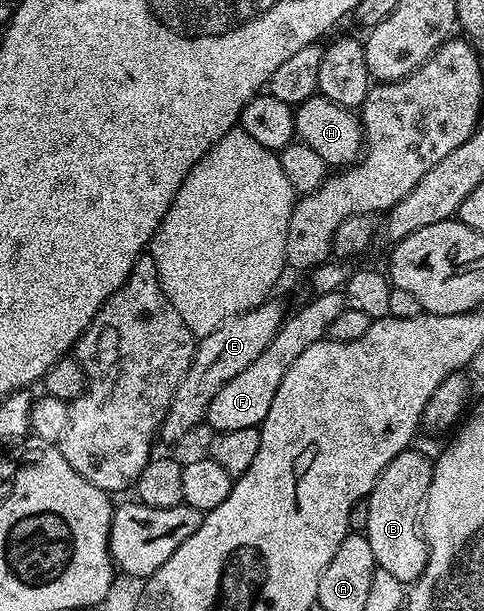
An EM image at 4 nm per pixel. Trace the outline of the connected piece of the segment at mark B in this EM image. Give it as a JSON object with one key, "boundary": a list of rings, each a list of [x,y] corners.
{"boundary":[[[416,450],[397,454],[380,474],[378,482],[367,497],[369,522],[365,533],[369,546],[373,546],[375,563],[404,582],[414,582],[425,570],[427,541],[421,527],[421,505],[431,485],[432,461]]]}

